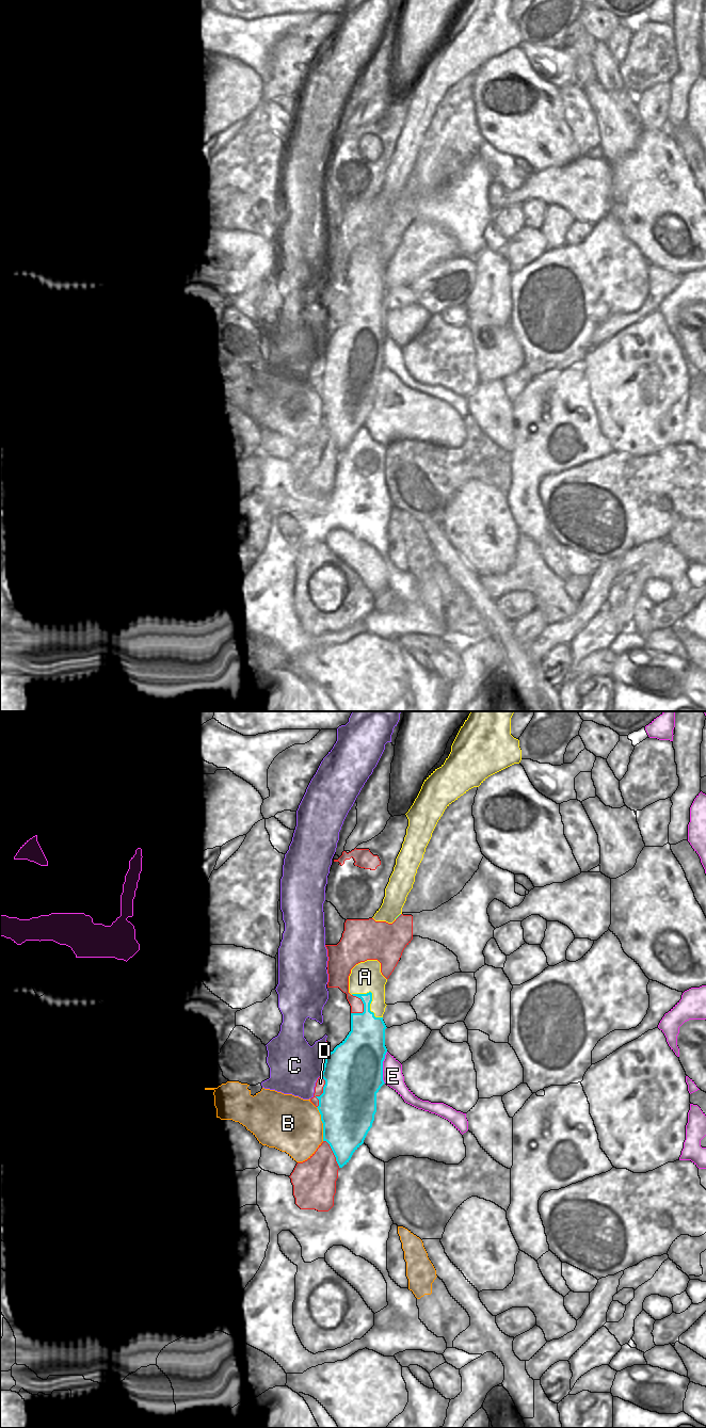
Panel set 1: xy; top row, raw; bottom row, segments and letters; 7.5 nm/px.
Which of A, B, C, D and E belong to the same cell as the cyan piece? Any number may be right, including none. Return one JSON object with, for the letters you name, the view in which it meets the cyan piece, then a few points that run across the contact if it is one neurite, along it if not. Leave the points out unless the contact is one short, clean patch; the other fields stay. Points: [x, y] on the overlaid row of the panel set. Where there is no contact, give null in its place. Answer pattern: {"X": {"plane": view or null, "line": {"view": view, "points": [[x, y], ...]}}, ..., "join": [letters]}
{"A": {"plane": "xy"}, "join": ["A"]}

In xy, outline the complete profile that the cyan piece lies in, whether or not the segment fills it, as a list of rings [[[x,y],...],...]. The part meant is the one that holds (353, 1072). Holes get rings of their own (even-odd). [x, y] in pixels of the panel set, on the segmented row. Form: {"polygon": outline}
{"polygon": [[[378,960],[356,964],[349,976],[349,993],[362,999],[363,1013],[351,1013],[351,1031],[333,1052],[326,1053],[321,1077],[325,1080],[323,1093],[316,1096],[323,1123],[323,1141],[326,1141],[339,1168],[349,1162],[353,1153],[364,1143],[372,1127],[376,1112],[376,1093],[385,1084],[383,1061],[387,1053],[383,1014],[385,1012],[385,984]]]}

